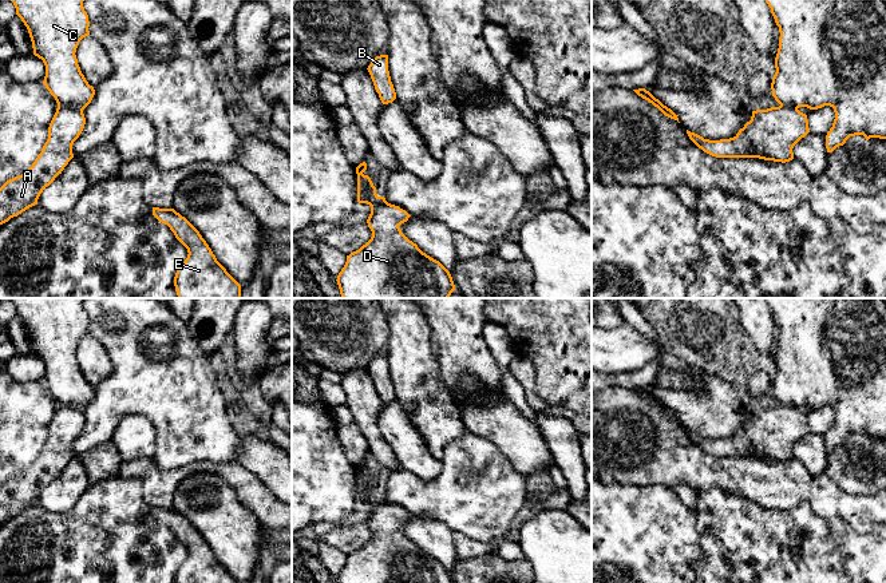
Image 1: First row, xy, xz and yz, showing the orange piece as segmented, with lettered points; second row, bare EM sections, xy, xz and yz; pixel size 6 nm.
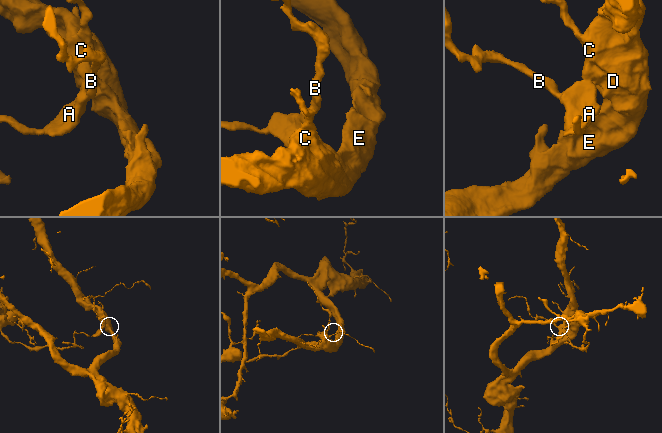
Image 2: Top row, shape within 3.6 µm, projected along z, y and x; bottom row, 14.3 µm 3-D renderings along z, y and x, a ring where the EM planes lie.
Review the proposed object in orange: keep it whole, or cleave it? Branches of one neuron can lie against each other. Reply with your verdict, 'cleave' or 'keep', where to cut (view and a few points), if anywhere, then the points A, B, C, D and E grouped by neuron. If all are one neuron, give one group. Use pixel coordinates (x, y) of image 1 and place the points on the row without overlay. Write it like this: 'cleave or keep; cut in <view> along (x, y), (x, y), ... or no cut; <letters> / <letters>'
cleave; cut in xy along (58, 404), (82, 409); A B / C D E

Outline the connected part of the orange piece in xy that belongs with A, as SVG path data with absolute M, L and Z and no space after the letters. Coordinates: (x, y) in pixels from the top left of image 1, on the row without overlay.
M58 405L48 427L48 439L32 465L0 487L0 524L37 504L43 489L74 457L72 444L86 424L83 409Z

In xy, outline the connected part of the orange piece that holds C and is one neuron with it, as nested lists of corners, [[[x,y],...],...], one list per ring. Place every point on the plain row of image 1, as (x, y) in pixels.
[[[11,298],[28,329],[33,354],[43,360],[43,384],[58,405],[84,409],[95,389],[76,358],[79,341],[90,334],[84,298]]]

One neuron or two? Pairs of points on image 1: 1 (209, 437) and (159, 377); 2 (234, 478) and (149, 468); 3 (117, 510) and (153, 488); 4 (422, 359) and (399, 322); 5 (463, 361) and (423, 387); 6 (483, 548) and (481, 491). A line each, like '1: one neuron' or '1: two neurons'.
1: one neuron
2: one neuron
3: two neurons
4: one neuron
5: two neurons
6: two neurons

